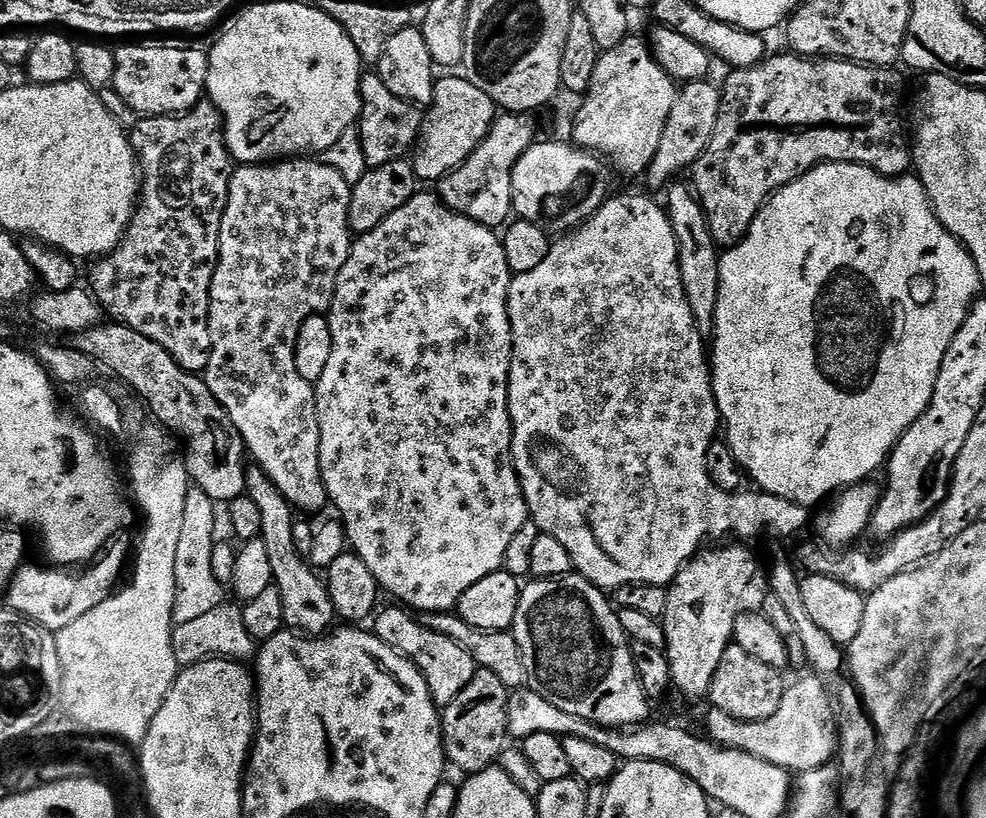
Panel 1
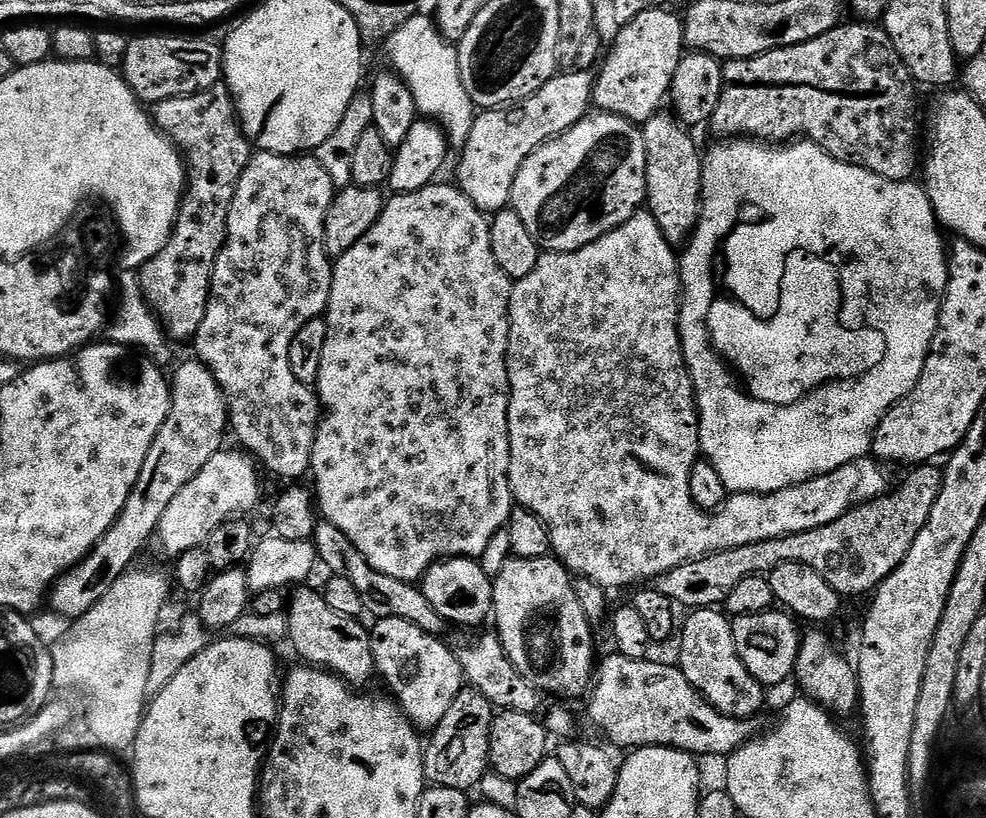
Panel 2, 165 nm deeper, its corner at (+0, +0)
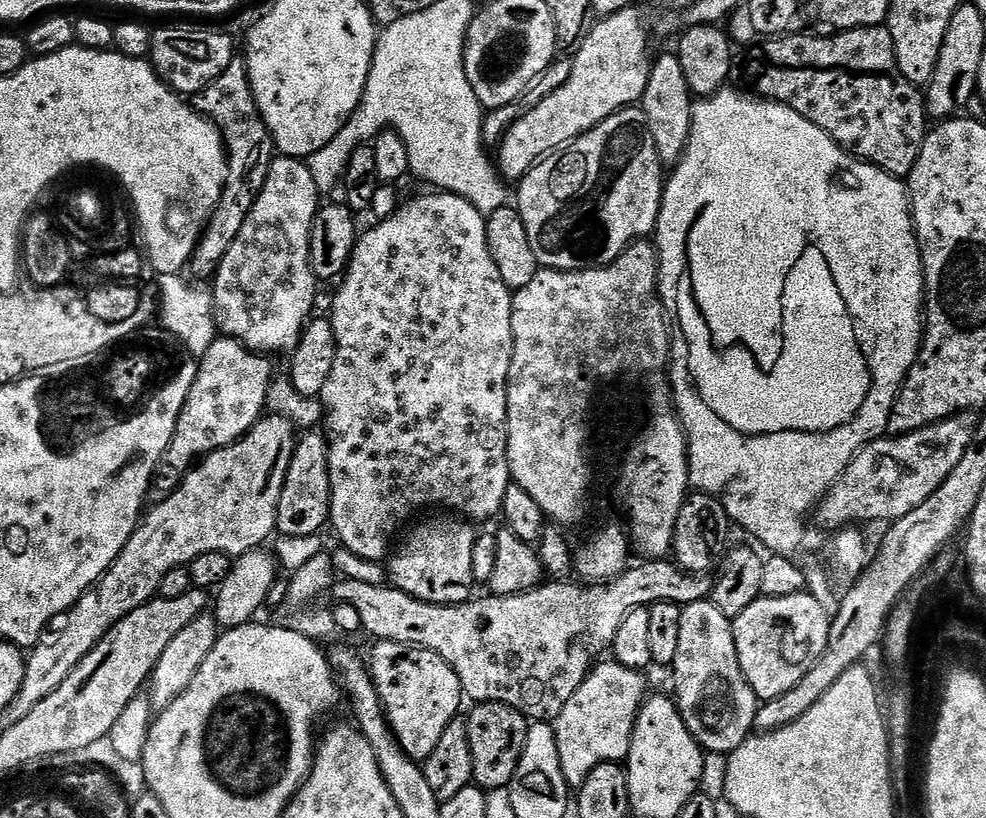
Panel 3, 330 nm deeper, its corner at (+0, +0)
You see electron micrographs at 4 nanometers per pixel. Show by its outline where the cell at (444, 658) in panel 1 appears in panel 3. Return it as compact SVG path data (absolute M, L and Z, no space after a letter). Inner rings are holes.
M376 640L373 645L370 671L374 686L380 695L380 704L388 715L392 732L398 738L402 750L406 750L406 754L412 760L423 762L434 754L434 748L438 746L442 734L446 734L446 726L450 726L450 722L461 715L462 693L458 674L454 674L454 670L450 670L450 666L446 666L446 662L438 658L438 654L425 648L411 648L409 644L389 640Z

